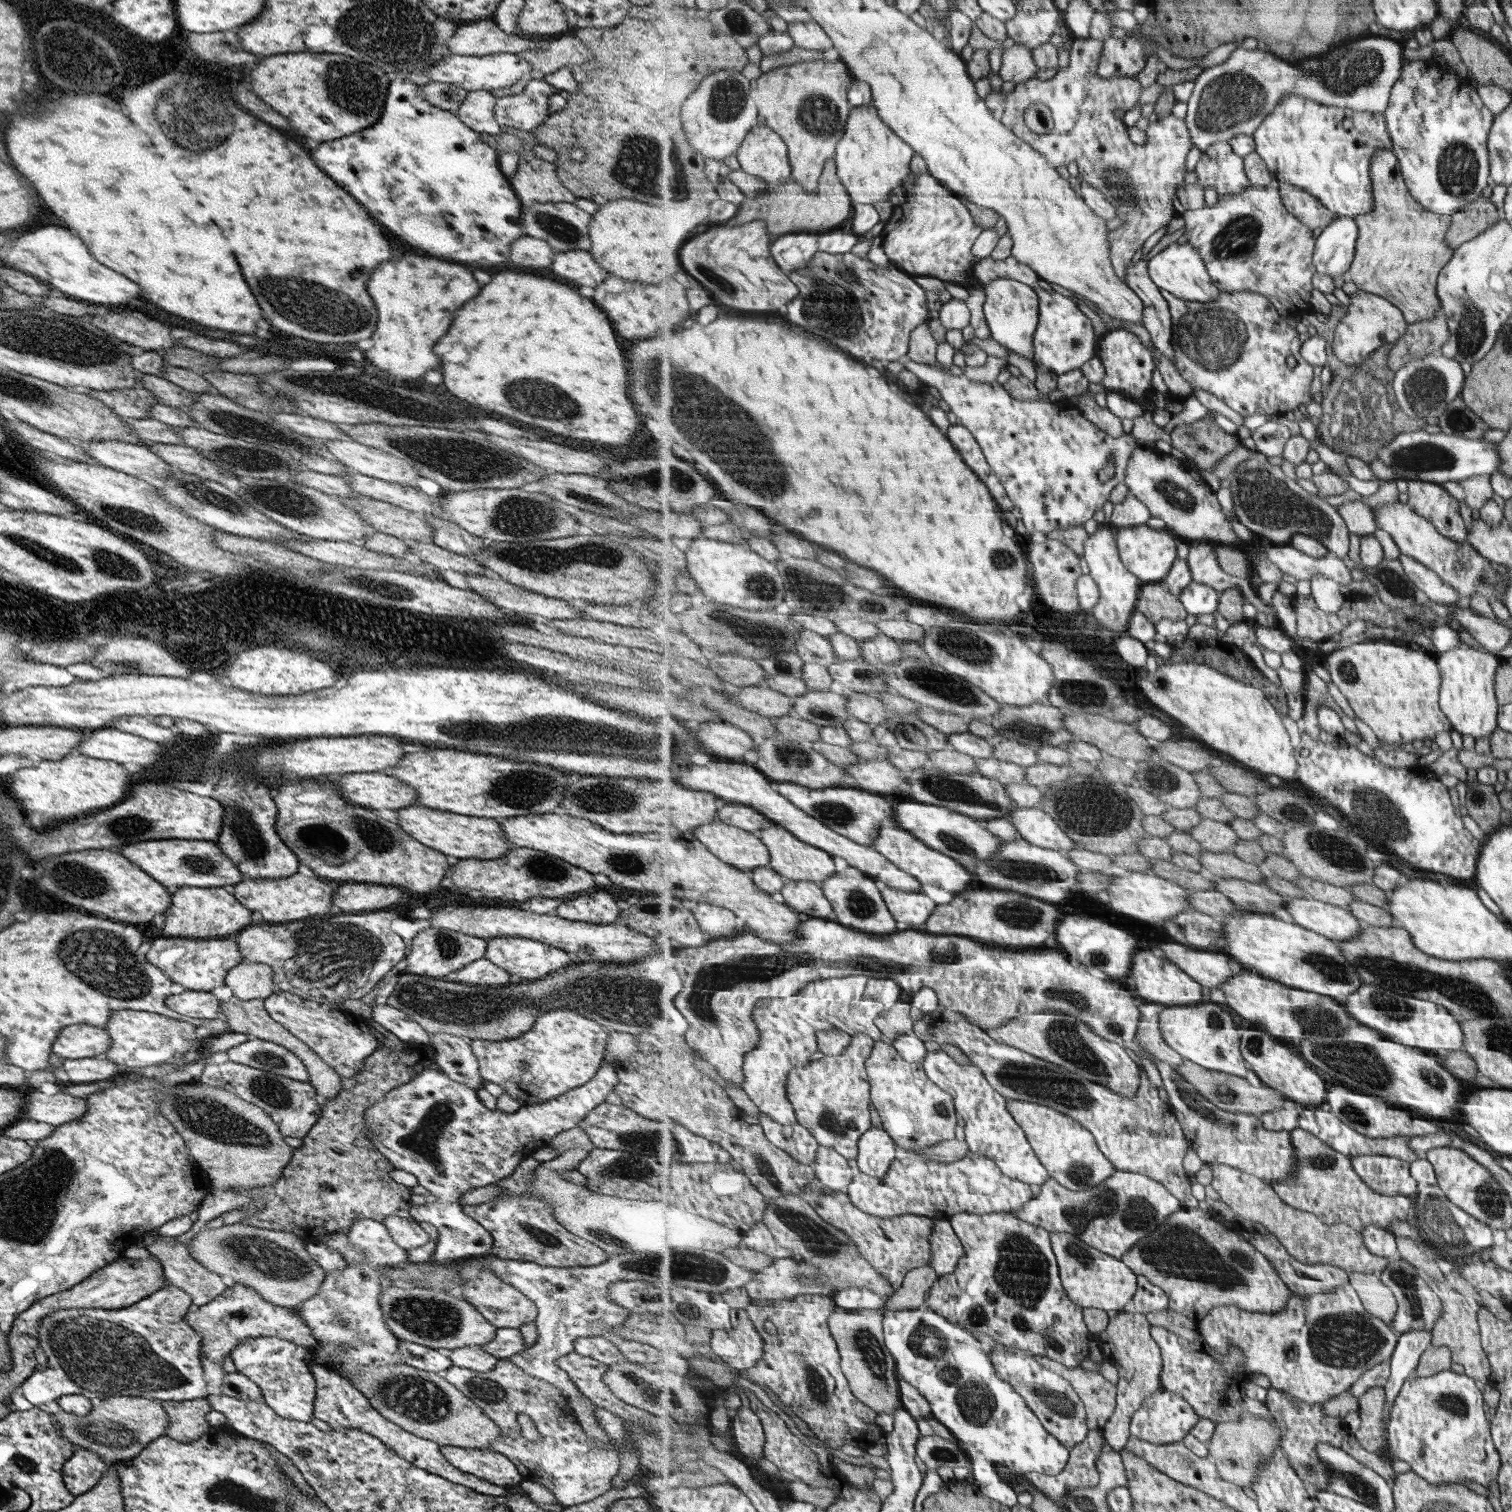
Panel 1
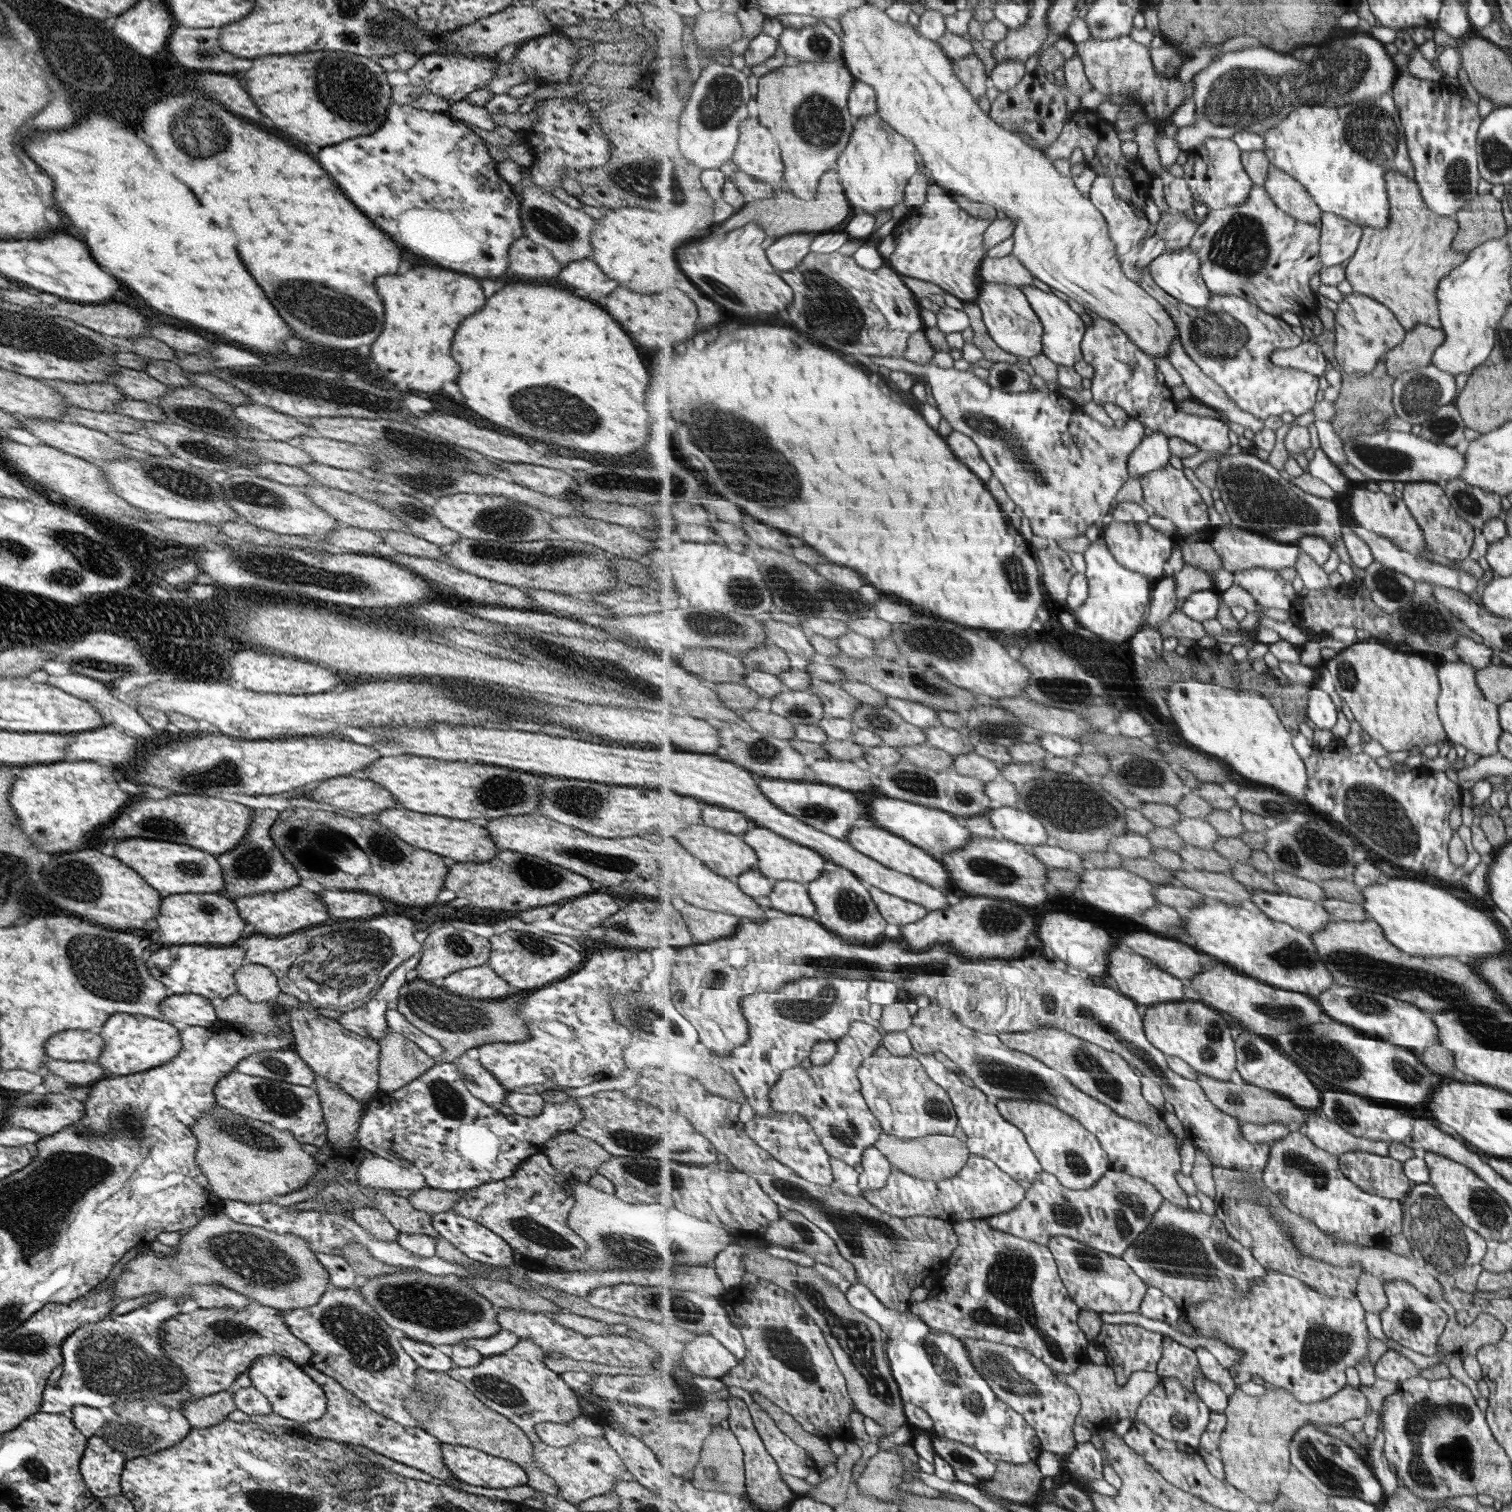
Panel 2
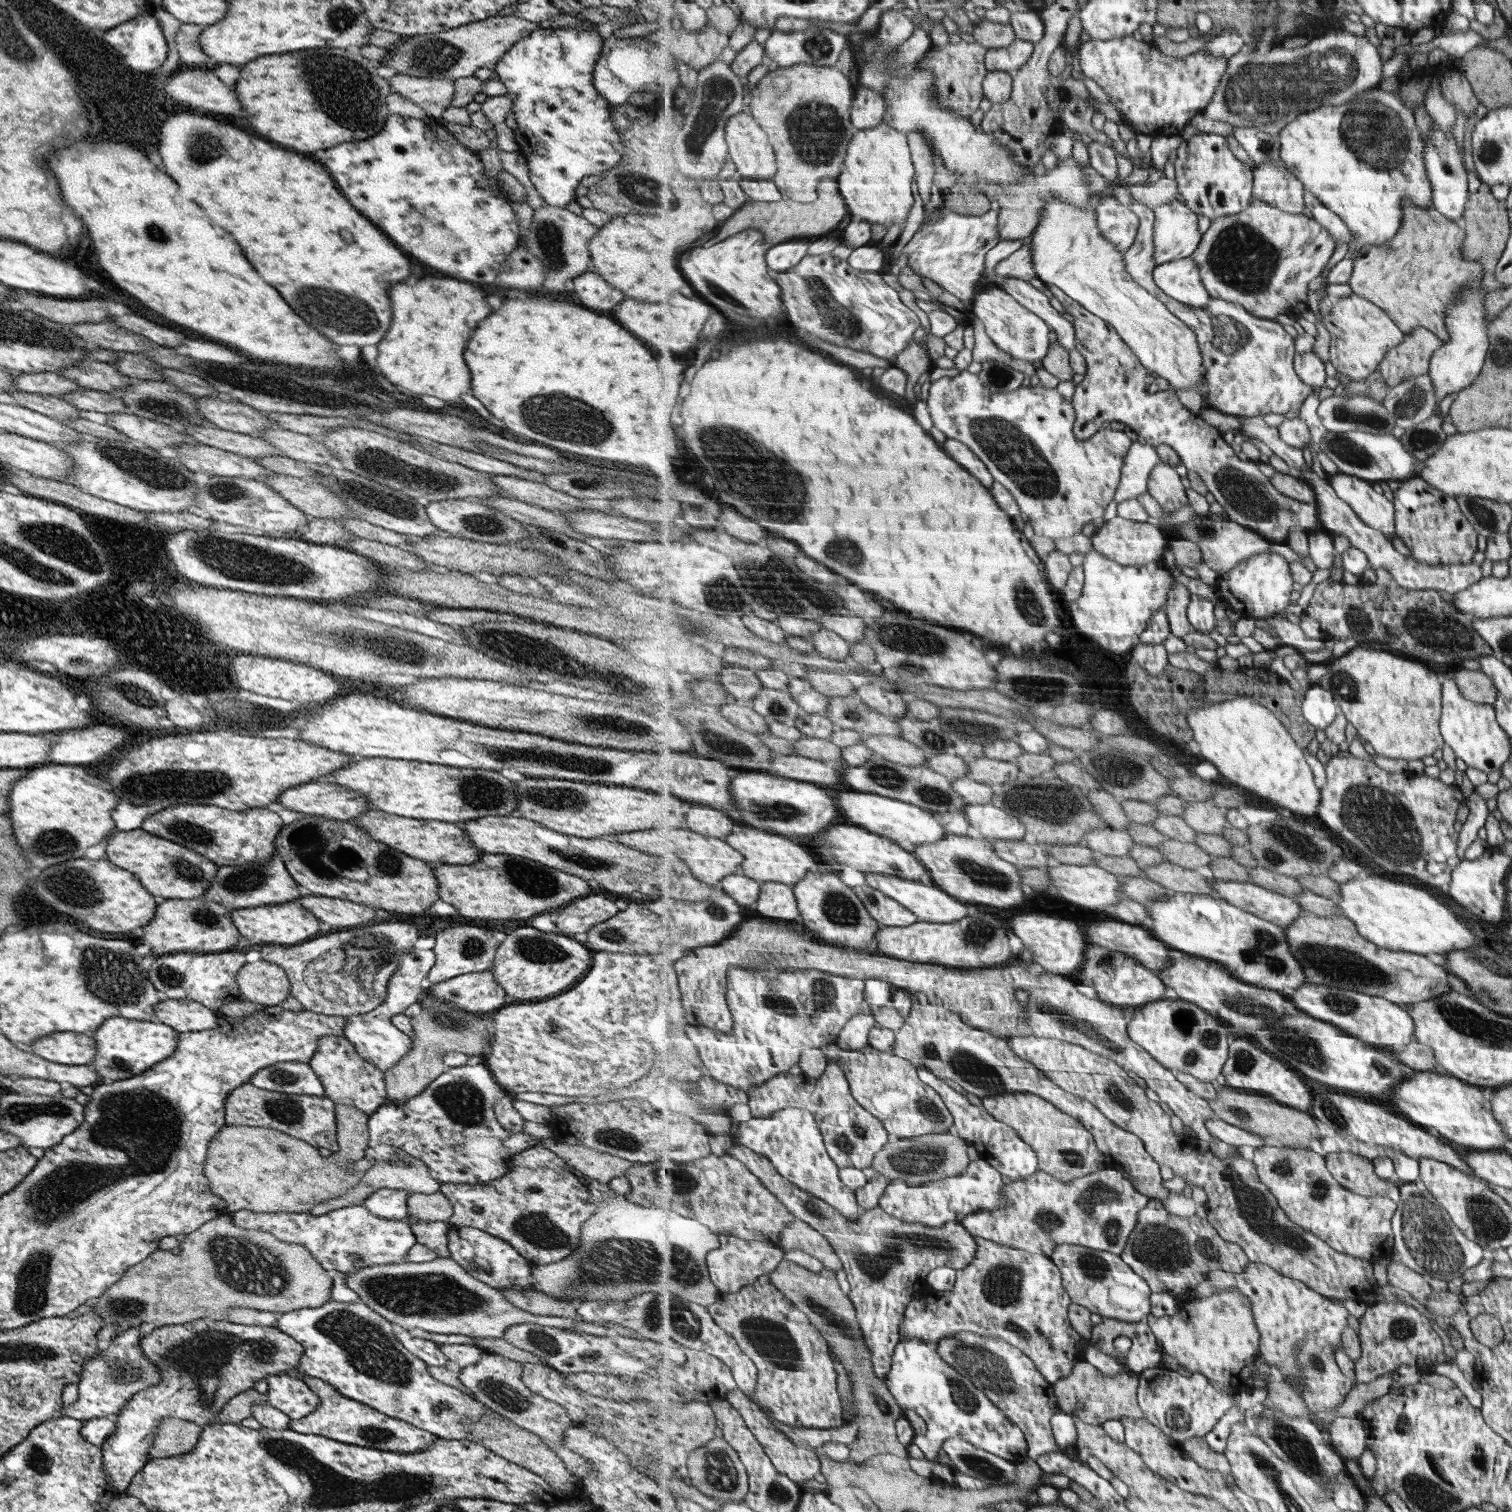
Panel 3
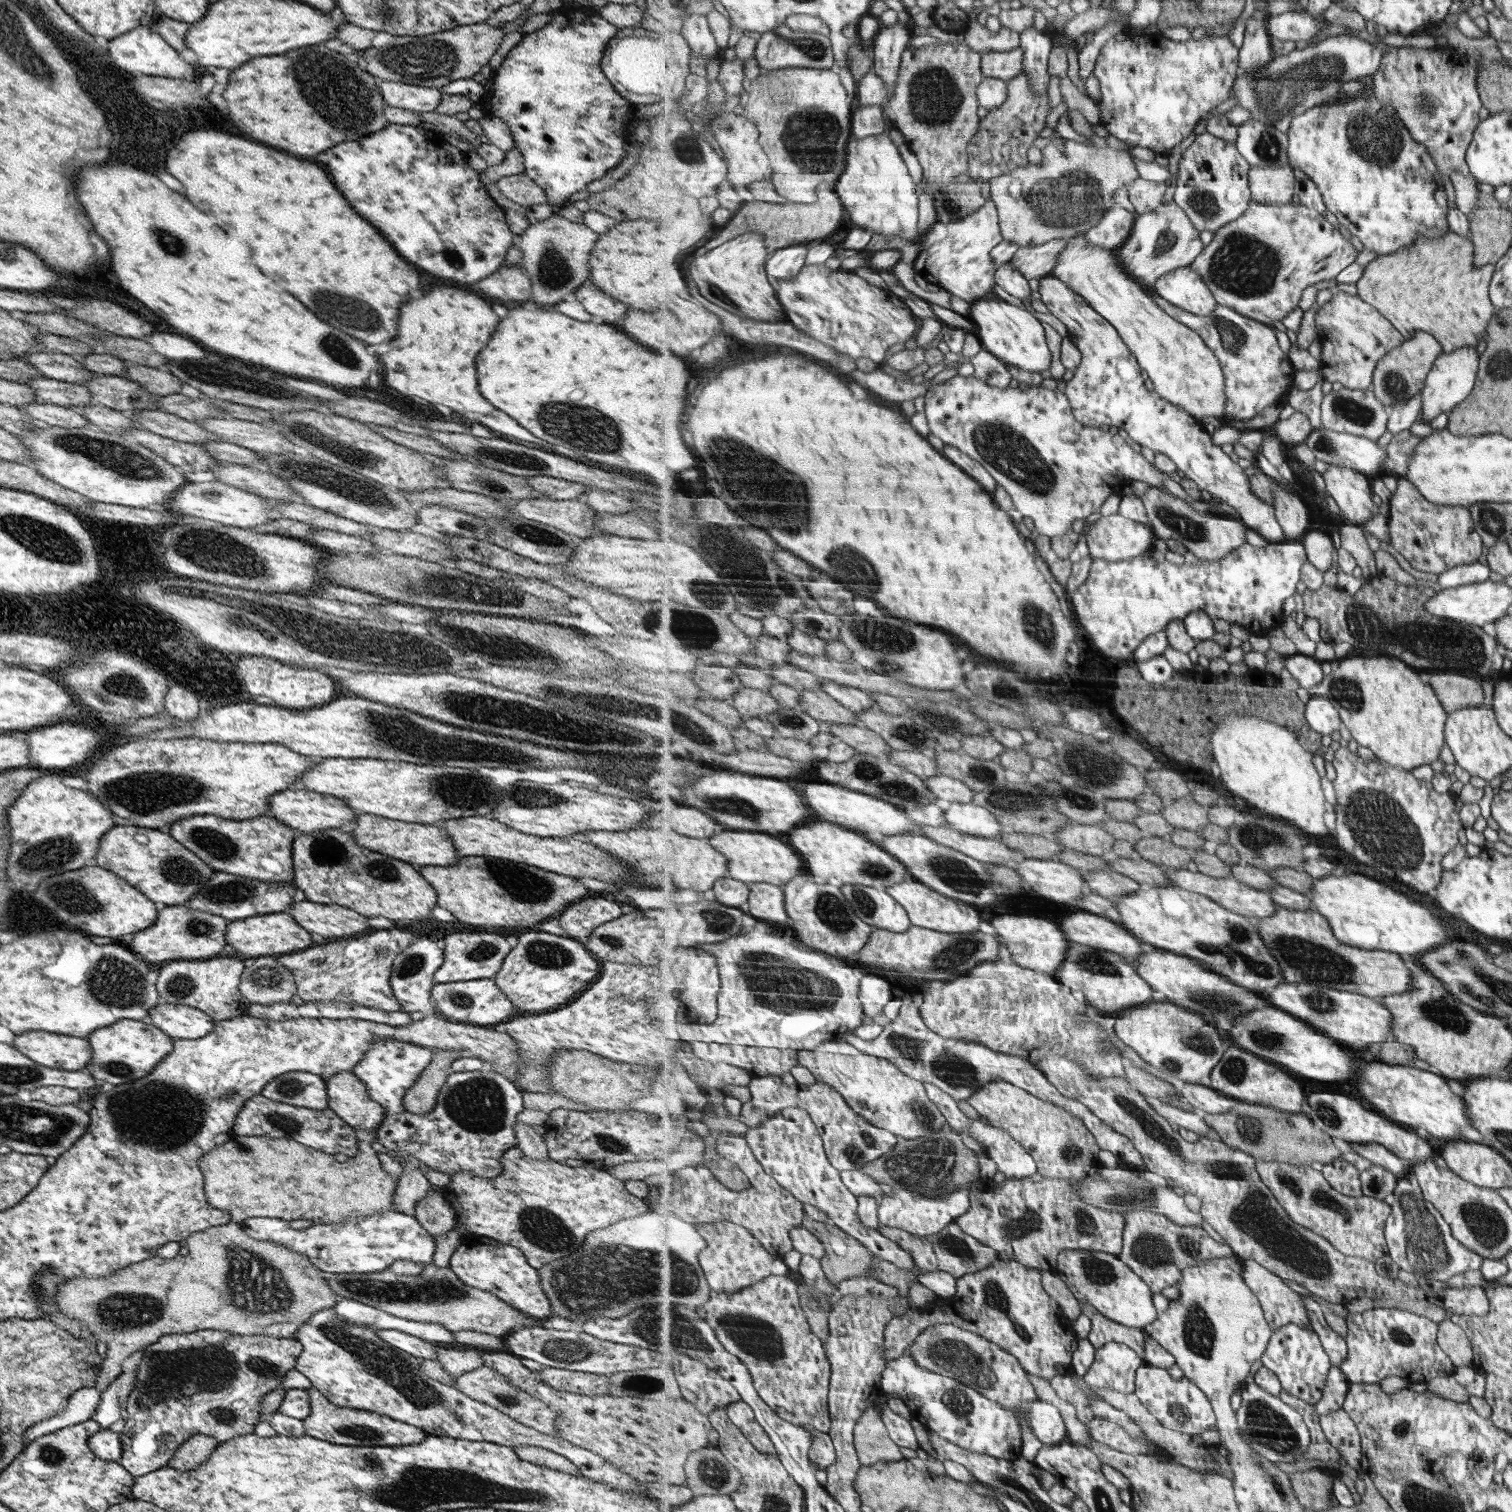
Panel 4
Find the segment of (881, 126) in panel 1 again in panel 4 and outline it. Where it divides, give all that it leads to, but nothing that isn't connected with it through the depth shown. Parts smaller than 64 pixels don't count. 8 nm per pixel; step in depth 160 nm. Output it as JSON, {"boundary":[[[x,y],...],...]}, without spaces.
{"boundary":[[[887,131],[850,142],[845,174],[837,184],[837,192],[855,224],[867,230],[875,230],[873,233],[901,235],[908,242],[921,239],[919,188],[907,170],[907,164],[899,152],[899,146],[891,140]]]}

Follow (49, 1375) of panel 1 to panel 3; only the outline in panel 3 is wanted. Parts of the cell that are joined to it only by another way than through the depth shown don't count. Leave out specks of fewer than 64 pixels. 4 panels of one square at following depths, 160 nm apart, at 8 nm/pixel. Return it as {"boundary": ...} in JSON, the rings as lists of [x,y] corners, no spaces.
{"boundary":[[[153,1323],[121,1328],[121,1332],[109,1340],[105,1350],[98,1350],[95,1358],[85,1360],[80,1379],[76,1382],[76,1399],[70,1405],[62,1404],[60,1414],[75,1420],[89,1420],[95,1417],[114,1418],[130,1396],[157,1384],[160,1381],[159,1371],[145,1358],[139,1345],[140,1340],[153,1328]]]}

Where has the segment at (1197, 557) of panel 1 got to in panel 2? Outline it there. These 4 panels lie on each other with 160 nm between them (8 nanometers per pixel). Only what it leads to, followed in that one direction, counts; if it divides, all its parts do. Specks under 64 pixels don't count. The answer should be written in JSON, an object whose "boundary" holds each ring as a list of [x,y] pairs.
{"boundary":[[[1186,564],[1181,571],[1175,575],[1178,585],[1177,593],[1177,610],[1183,610],[1183,604],[1187,604],[1187,598],[1194,592],[1204,590],[1216,590],[1213,573],[1207,572],[1203,567]]]}

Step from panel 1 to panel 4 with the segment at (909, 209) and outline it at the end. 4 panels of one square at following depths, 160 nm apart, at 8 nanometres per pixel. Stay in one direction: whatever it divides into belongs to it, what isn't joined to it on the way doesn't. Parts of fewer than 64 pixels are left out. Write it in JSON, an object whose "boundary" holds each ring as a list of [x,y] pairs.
{"boundary":[[[991,199],[979,211],[967,215],[961,220],[946,223],[937,220],[937,222],[933,223],[919,244],[921,254],[919,254],[919,258],[915,262],[915,269],[919,275],[927,280],[929,285],[946,289],[972,305],[976,301],[986,298],[990,292],[994,292],[994,288],[997,286],[995,279],[997,262],[993,261],[992,250],[1003,241],[1000,215],[995,201]]]}

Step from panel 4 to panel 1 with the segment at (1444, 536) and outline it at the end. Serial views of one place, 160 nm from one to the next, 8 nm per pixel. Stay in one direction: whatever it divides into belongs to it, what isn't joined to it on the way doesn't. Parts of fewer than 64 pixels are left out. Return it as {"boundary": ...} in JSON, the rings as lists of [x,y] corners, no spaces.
{"boundary":[[[1412,480],[1408,483],[1408,504],[1411,508],[1433,521],[1443,536],[1463,543],[1468,540],[1467,524],[1461,516],[1459,501],[1439,483]]]}

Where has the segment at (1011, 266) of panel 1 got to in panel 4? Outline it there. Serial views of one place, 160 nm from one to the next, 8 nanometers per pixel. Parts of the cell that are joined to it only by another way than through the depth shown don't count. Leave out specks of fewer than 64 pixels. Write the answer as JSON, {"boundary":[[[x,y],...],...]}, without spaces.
{"boundary":[[[1053,239],[1040,245],[1020,247],[1010,261],[1029,280],[1040,280],[1052,274],[1059,264],[1059,256],[1066,249],[1068,239]]]}

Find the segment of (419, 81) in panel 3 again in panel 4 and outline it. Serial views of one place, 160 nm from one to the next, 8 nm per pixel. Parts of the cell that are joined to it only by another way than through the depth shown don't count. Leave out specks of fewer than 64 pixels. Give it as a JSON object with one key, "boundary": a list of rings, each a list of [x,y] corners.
{"boundary":[[[377,80],[377,83],[385,106],[402,108],[416,113],[434,112],[441,98],[438,88],[388,80]]]}

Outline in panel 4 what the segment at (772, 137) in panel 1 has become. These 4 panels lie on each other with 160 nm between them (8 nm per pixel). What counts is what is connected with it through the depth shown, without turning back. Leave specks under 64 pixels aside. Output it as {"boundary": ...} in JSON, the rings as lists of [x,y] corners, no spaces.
{"boundary":[[[730,112],[722,113],[711,125],[712,134],[719,145],[721,153],[727,162],[729,175],[727,180],[735,186],[745,186],[769,180],[773,174],[771,168],[771,158],[763,150],[760,138],[760,130],[753,120],[747,117],[746,113],[742,116]]]}

